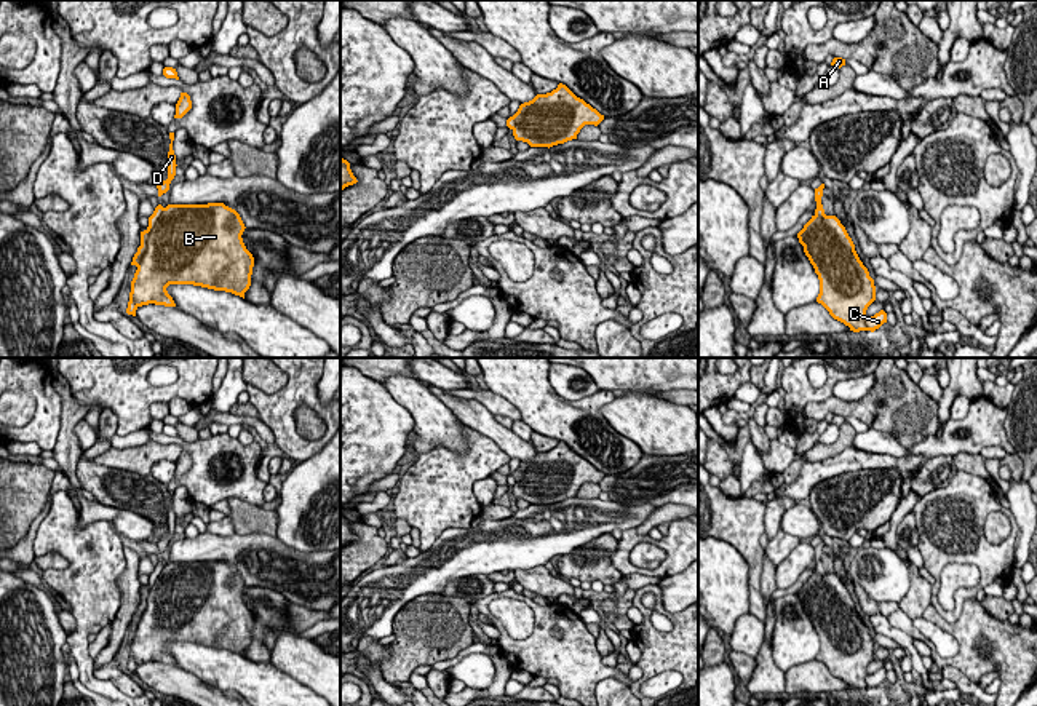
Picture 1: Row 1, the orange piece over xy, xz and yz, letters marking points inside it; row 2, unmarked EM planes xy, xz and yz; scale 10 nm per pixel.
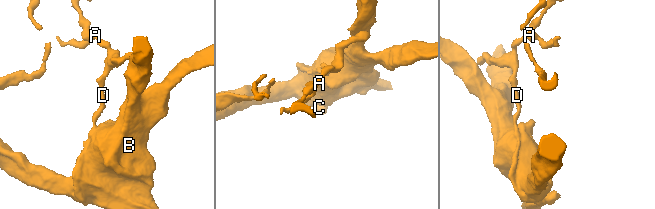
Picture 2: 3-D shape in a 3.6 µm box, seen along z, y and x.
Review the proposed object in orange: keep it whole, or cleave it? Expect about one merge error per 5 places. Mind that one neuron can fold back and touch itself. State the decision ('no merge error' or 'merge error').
merge error

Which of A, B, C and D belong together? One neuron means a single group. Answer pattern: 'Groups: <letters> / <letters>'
Groups: A C D / B

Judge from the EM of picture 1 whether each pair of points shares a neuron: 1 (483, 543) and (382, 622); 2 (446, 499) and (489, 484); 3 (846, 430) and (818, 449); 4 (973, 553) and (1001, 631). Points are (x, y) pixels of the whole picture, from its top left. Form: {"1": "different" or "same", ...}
{"1": "same", "2": "different", "3": "same", "4": "different"}

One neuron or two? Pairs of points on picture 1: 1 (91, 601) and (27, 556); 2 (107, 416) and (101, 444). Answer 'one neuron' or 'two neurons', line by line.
1: two neurons
2: one neuron

